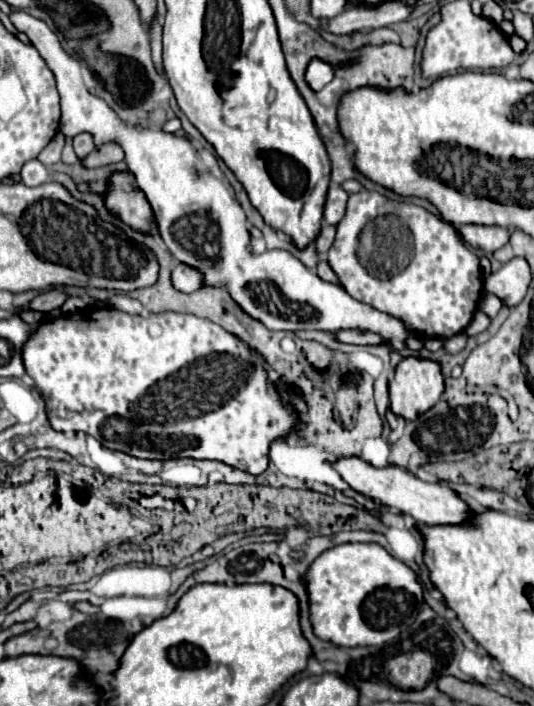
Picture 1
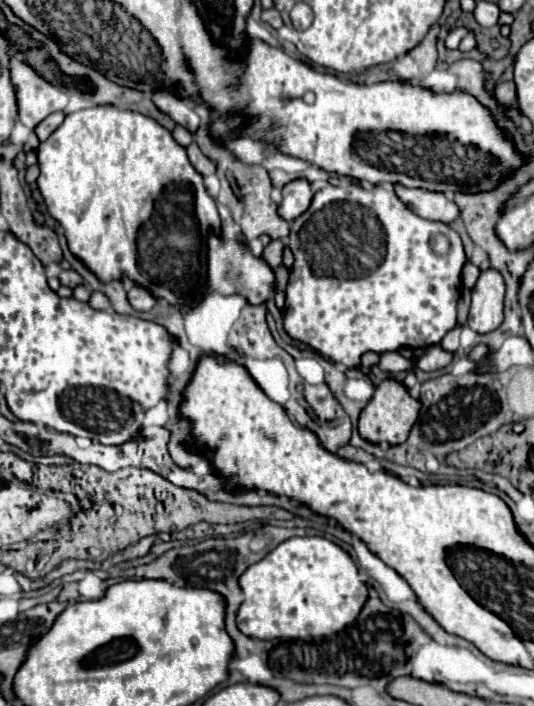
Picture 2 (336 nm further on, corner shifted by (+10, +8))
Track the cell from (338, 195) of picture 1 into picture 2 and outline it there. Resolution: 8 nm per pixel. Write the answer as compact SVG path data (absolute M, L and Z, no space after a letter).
M293 180L283 186L283 200L277 206L277 214L285 218L287 222L293 222L297 216L301 216L313 198L313 190L309 188L307 180Z

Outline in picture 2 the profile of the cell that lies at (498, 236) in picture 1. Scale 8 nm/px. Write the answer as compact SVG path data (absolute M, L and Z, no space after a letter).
M395 184L395 192L403 204L411 206L411 210L425 220L449 224L459 216L457 204L443 192L431 192L431 190L423 190L423 188L407 188L403 184Z

